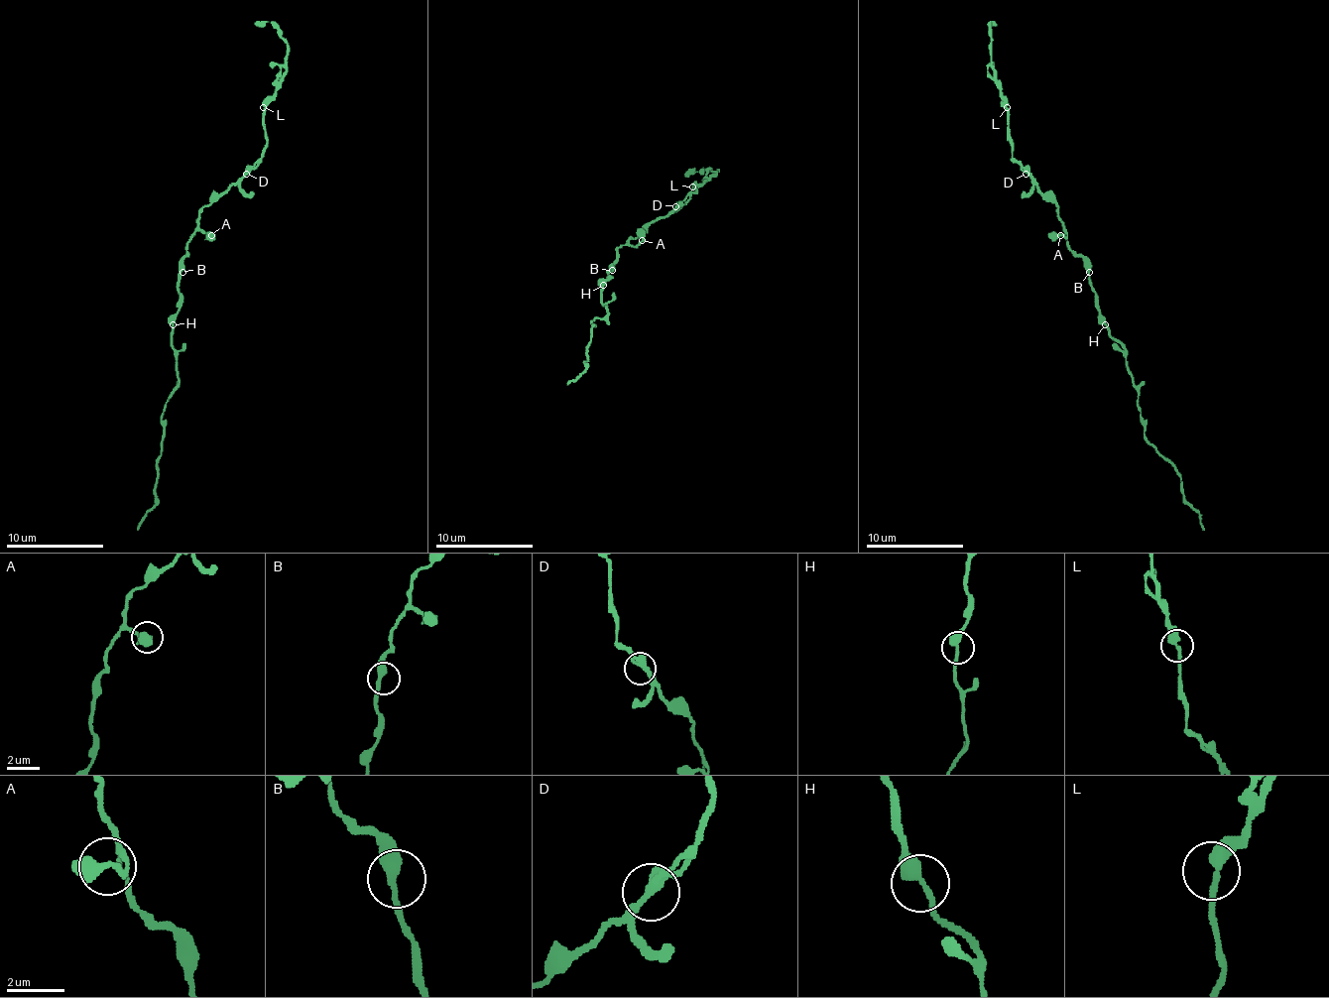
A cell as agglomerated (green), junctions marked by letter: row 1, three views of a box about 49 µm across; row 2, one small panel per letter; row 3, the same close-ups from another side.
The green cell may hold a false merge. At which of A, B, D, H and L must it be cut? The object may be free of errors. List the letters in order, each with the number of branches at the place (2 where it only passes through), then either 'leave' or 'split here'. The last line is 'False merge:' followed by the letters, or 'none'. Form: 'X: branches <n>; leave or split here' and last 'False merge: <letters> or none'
A: branches 2; leave
B: branches 2; leave
D: branches 2; leave
H: branches 2; leave
L: branches 2; leave
False merge: none

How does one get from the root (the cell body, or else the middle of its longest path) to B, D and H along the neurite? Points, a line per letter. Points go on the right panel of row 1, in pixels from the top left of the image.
B: (1080, 257), (1089, 272)
D: (1080, 257), (1067, 242), (1057, 208), (1026, 174)
H: (1080, 257), (1085, 262), (1094, 292), (1099, 320), (1104, 325)

